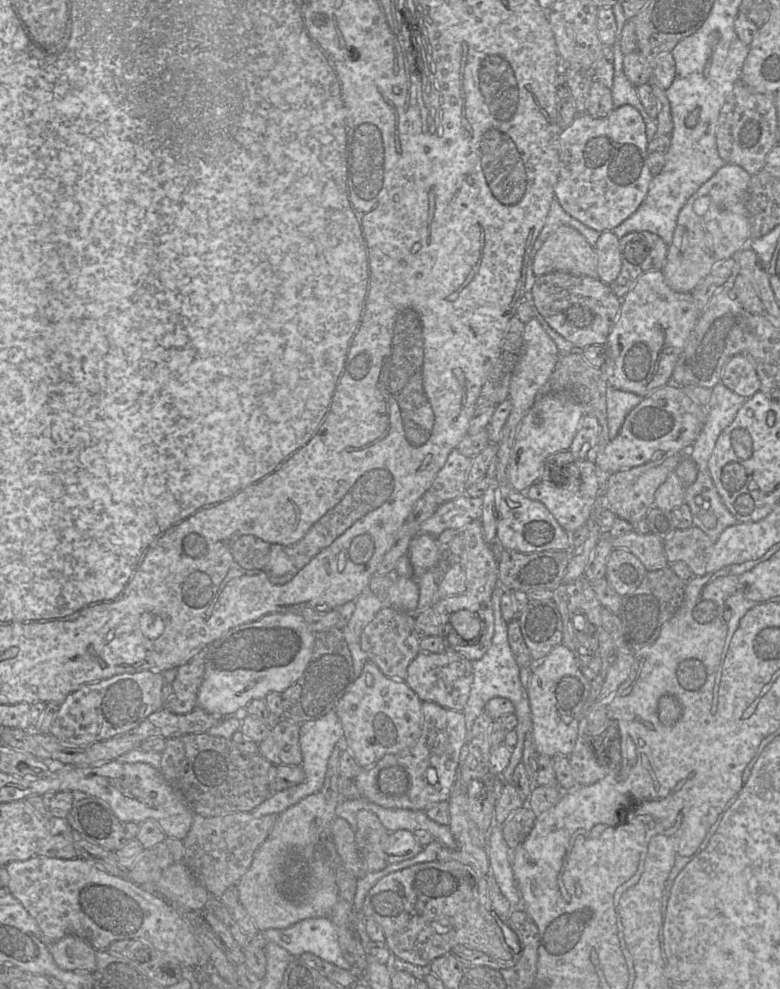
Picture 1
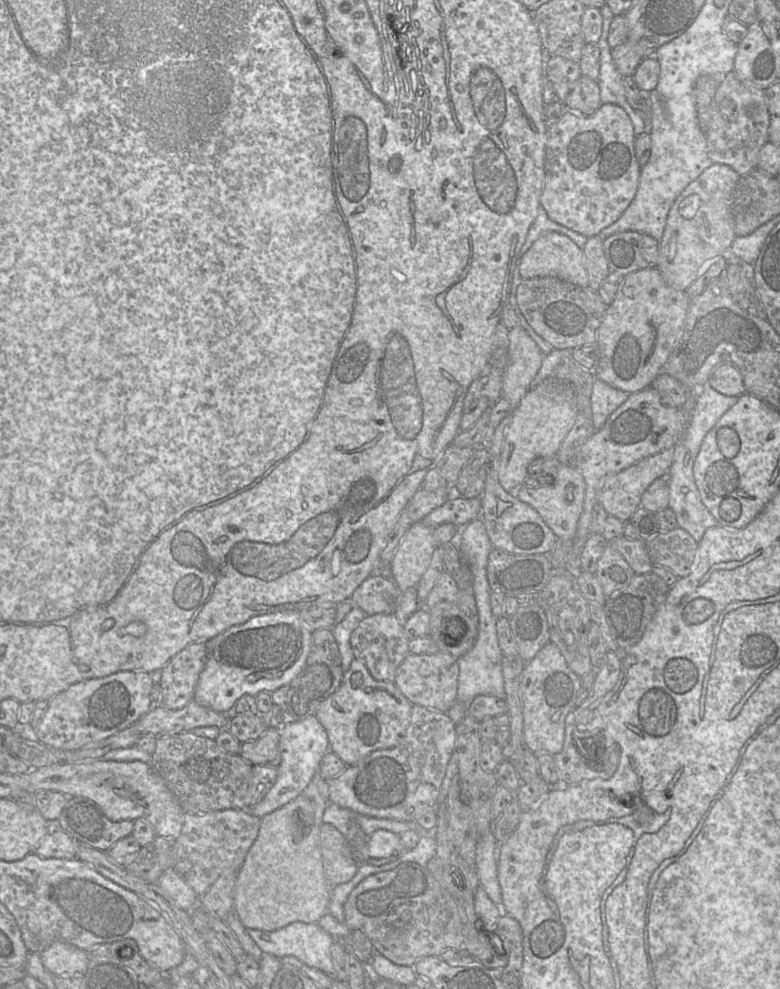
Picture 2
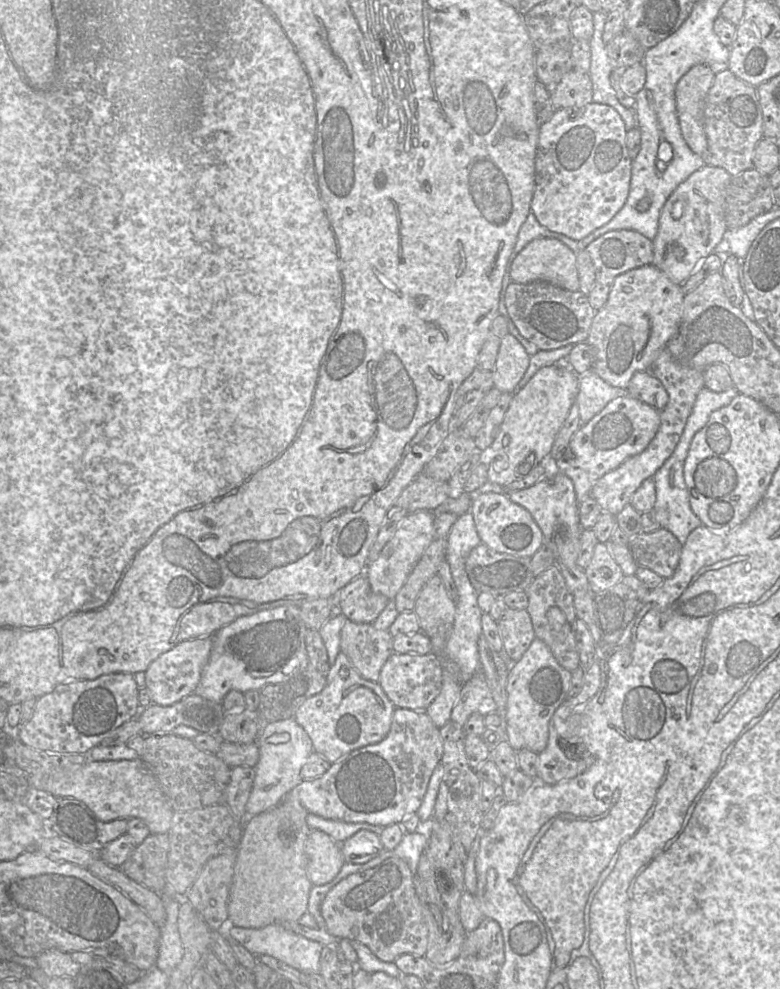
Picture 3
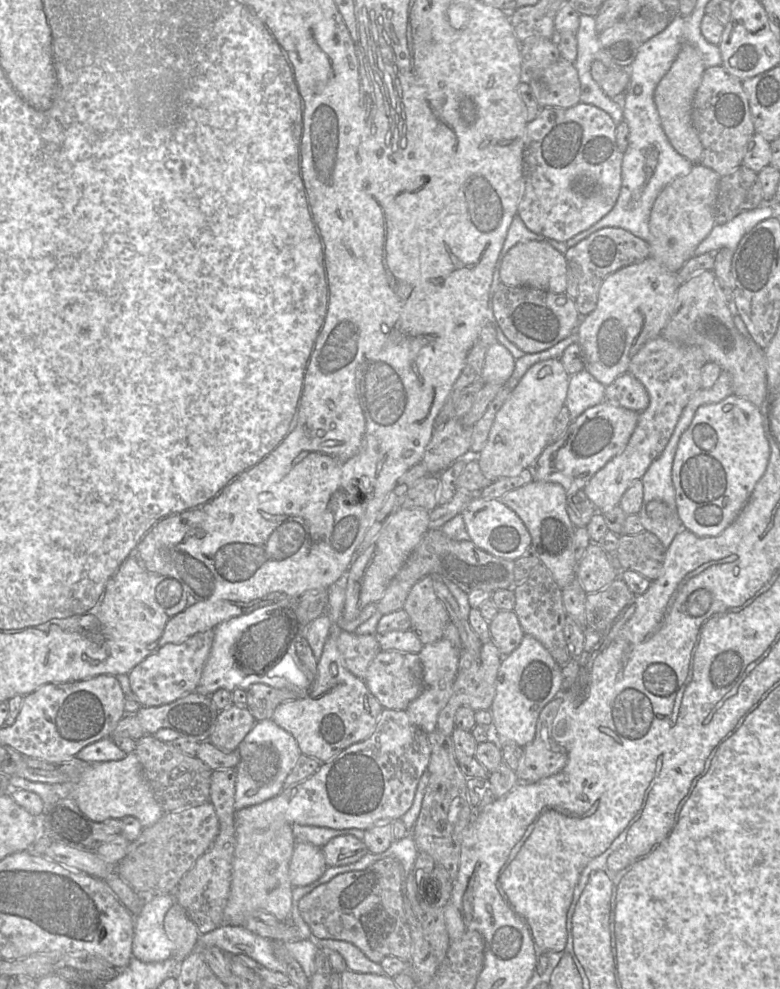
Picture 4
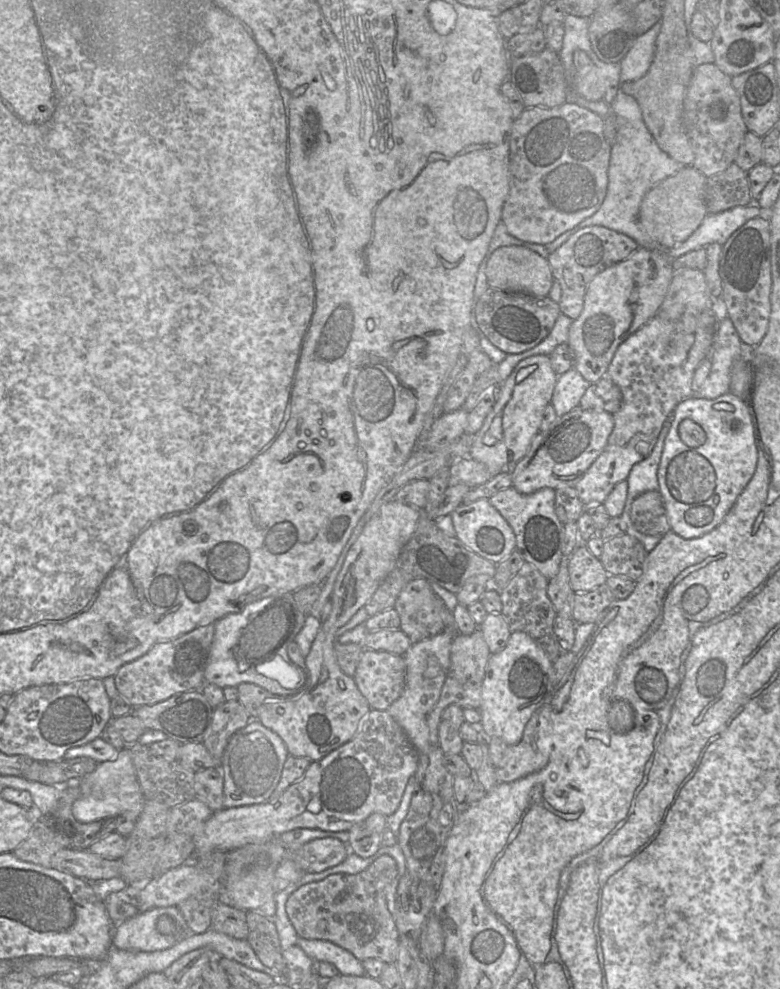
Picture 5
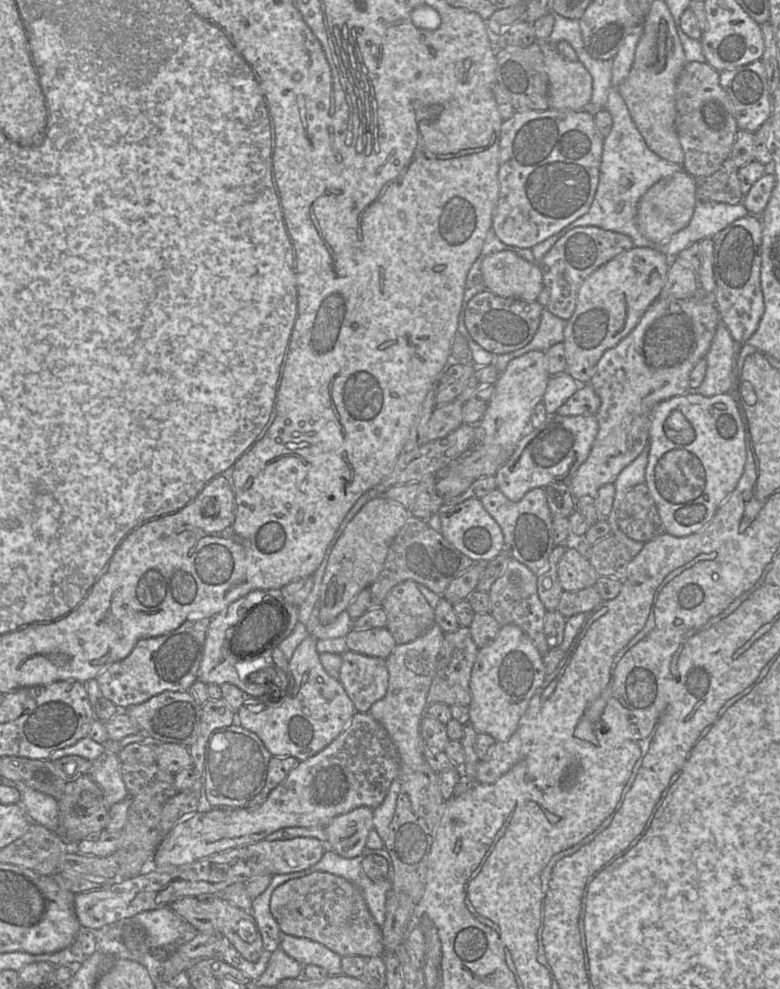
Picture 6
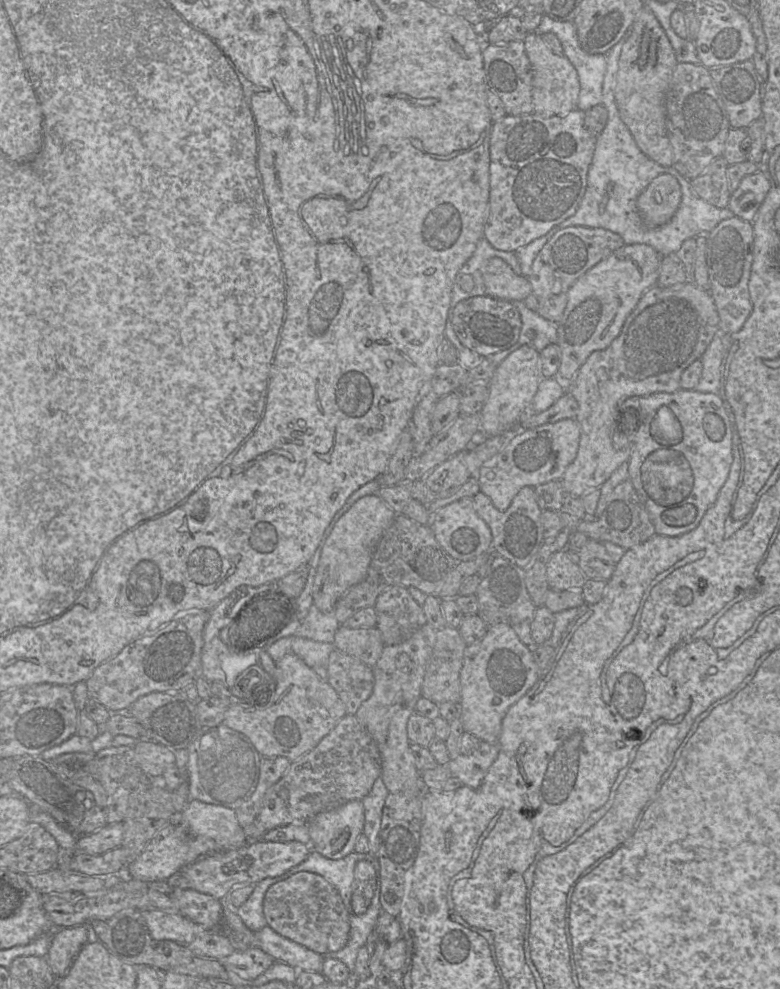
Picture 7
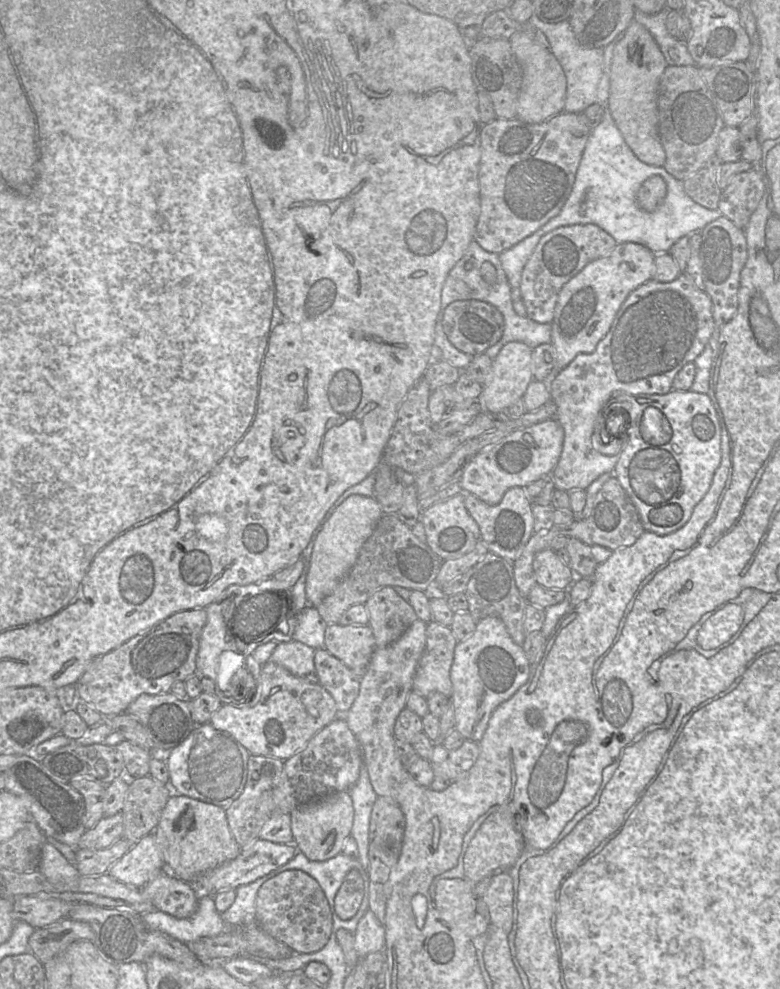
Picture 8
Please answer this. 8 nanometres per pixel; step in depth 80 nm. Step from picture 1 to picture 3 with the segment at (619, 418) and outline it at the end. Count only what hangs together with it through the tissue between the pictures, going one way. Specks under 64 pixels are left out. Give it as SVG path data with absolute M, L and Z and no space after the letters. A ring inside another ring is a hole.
M594 372L580 374L575 399L582 425L598 414L611 400L624 394L625 390L609 385Z

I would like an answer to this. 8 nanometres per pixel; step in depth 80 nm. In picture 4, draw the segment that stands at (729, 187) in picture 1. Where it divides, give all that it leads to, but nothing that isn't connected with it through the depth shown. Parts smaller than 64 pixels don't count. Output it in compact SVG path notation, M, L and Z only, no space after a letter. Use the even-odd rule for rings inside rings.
M702 164L668 184L657 196L649 218L650 256L677 273L694 256L699 244L709 235L715 222L715 204L721 176Z

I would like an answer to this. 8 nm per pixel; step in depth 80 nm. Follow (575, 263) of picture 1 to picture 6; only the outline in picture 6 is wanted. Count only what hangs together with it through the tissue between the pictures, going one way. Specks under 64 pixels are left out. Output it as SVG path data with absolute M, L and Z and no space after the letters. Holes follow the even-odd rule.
M510 250L486 256L482 274L486 289L501 297L533 302L544 288L539 263L528 262Z

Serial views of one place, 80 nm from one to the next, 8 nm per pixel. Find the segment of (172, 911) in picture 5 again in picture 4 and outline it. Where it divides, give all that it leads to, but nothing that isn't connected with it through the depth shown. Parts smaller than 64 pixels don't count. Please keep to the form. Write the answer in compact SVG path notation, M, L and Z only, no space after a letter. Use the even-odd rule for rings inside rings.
M156 894L145 901L143 907L135 914L133 956L143 962L161 962L174 958L175 943L165 933L163 922L166 913L177 904L173 894Z

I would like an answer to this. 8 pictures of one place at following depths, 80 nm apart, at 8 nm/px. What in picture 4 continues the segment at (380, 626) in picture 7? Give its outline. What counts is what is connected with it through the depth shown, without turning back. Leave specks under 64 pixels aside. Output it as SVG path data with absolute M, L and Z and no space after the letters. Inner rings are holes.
M431 576L423 577L411 588L403 610L406 611L410 617L410 630L416 633L424 645L436 642L444 637L444 632L449 622L449 616L444 605L435 593Z

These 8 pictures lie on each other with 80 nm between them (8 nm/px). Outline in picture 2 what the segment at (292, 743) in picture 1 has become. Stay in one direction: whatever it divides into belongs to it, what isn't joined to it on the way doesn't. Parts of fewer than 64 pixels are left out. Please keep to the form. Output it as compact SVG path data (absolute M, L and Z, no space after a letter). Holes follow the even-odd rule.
M271 725L257 740L243 743L239 755L252 765L277 766L281 757L278 726Z

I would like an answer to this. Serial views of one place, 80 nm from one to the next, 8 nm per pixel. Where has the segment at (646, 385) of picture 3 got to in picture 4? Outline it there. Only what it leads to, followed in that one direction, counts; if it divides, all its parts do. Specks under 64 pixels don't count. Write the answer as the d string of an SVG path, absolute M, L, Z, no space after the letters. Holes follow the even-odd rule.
M626 372L606 386L604 401L641 412L648 407L650 399L645 386Z

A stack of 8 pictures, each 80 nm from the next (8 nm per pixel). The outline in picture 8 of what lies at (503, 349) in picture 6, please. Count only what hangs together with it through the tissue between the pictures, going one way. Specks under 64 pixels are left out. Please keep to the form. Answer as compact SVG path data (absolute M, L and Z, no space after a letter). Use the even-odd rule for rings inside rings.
M462 300L450 303L444 310L441 324L448 341L472 357L483 354L502 337L504 318L498 308L481 300Z

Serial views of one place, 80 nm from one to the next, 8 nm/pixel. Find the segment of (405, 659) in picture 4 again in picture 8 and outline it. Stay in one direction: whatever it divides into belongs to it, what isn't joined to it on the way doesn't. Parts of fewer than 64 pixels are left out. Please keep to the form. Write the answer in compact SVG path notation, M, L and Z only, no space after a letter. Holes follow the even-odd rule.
M325 649L316 650L314 665L317 682L333 697L340 713L348 712L358 696L361 676Z

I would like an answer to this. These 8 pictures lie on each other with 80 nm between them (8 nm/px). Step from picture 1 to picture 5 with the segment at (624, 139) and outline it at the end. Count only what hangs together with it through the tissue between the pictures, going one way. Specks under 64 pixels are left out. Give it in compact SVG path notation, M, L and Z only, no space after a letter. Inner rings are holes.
M573 101L552 108L526 108L514 119L509 138L509 193L500 221L511 236L546 245L598 211L607 193L611 154L611 144L604 136L603 119Z

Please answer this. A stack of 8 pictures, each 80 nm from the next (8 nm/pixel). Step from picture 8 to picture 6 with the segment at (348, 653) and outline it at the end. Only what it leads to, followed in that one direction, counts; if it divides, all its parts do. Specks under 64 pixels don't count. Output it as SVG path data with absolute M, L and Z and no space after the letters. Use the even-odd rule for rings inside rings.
M386 628L351 629L345 639L349 651L383 659L397 646Z

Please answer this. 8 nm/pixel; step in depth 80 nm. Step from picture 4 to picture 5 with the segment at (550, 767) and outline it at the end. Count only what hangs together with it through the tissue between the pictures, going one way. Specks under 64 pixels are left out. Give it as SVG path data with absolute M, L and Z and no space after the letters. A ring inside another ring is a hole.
M528 725L523 739L516 745L508 745L501 765L495 767L498 783L517 781L542 770L548 763L548 756L531 739Z

